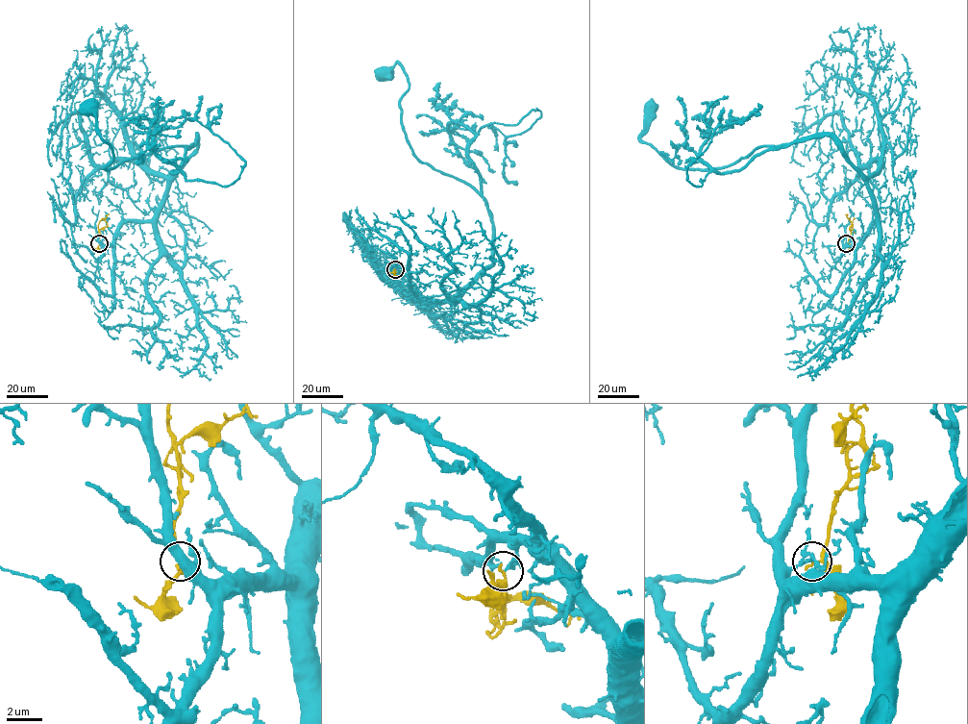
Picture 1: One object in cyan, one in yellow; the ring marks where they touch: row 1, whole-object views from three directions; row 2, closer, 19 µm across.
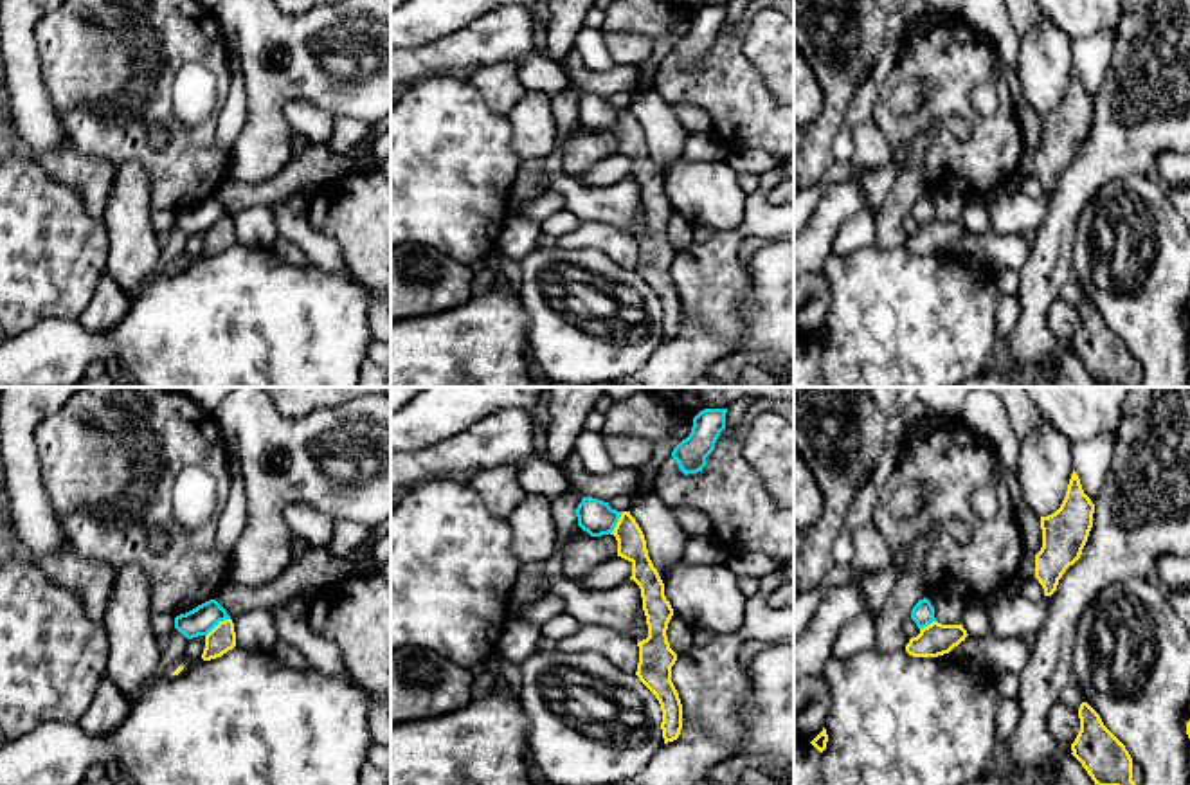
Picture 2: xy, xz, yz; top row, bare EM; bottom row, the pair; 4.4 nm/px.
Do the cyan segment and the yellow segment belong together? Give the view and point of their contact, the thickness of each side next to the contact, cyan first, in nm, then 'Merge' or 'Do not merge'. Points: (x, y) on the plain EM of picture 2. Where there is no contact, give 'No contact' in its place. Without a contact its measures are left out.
Touches cyan at xy (216, 220). Thickness 130 nm (cyan) against 120 nm. Do not merge

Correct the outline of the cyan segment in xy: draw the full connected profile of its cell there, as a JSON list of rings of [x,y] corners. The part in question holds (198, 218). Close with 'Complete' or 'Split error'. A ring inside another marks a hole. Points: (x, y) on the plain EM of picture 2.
[[[209,196],[196,205],[175,214],[175,225],[187,236],[207,232],[220,218],[230,216],[227,207]]]. Complete

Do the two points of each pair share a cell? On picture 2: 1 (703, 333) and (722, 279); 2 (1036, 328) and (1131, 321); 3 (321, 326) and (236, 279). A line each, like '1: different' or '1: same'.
1: same
2: different
3: same

